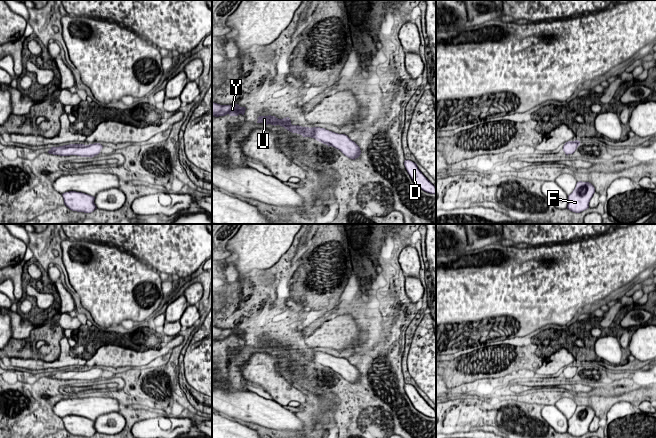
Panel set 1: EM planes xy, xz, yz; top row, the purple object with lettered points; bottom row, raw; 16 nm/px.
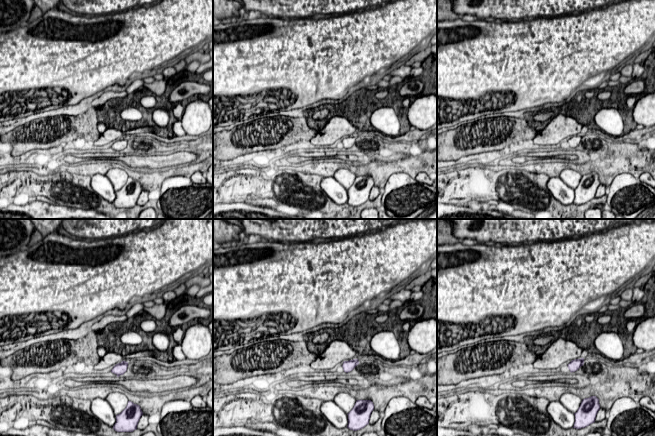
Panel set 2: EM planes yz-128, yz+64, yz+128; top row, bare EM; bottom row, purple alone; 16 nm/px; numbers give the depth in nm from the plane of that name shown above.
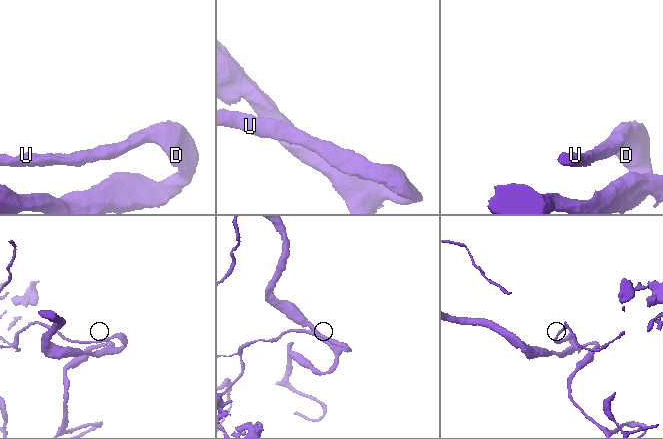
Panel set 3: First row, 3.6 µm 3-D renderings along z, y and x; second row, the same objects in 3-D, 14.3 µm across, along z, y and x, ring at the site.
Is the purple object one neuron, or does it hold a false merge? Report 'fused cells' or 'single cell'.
single cell

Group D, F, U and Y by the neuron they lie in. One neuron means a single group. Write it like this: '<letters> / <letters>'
D F U Y

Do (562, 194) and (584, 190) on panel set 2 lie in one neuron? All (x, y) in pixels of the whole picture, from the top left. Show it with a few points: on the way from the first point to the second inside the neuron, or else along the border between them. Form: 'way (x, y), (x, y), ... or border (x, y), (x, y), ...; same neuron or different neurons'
border (559, 176), (574, 191), (573, 202); different neurons

